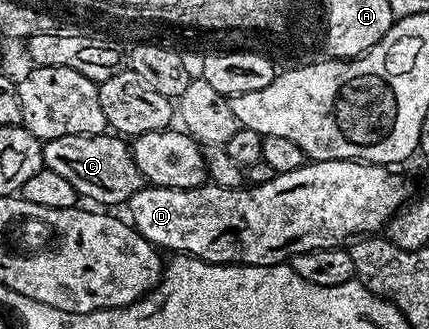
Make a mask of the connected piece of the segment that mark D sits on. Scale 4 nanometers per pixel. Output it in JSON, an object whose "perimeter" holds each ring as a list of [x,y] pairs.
{"perimeter":[[[336,158],[333,160],[325,160],[324,162],[311,160],[293,172],[276,174],[273,180],[269,180],[269,184],[261,184],[260,186],[244,184],[237,190],[219,187],[214,184],[204,184],[197,188],[189,188],[188,190],[147,184],[126,202],[125,210],[131,213],[131,215],[129,215],[129,221],[131,225],[134,226],[136,232],[141,236],[145,236],[145,240],[149,240],[152,246],[162,248],[164,251],[167,249],[171,250],[170,252],[190,254],[191,257],[200,258],[206,262],[222,262],[233,266],[277,266],[286,263],[295,254],[300,254],[301,252],[313,252],[317,248],[342,247],[344,244],[350,243],[353,236],[378,235],[380,231],[386,227],[387,221],[390,220],[398,210],[402,210],[409,201],[407,182],[401,175],[394,174],[395,172],[394,169],[385,166],[377,166],[373,162],[354,162],[353,160],[337,160]]]}

